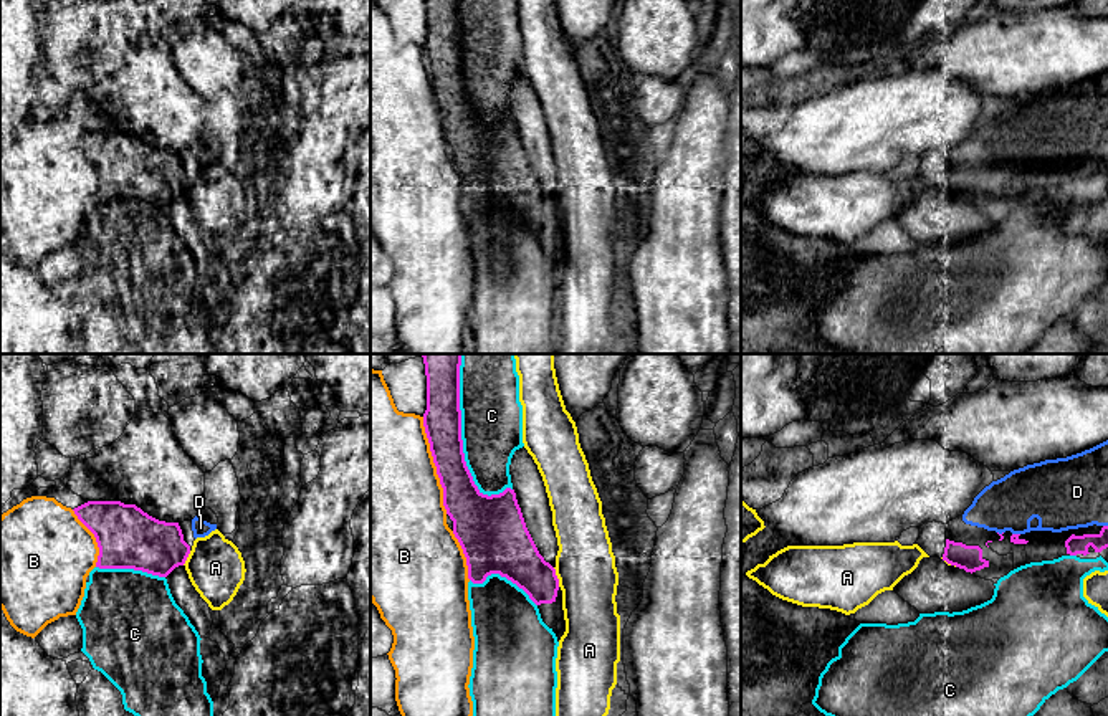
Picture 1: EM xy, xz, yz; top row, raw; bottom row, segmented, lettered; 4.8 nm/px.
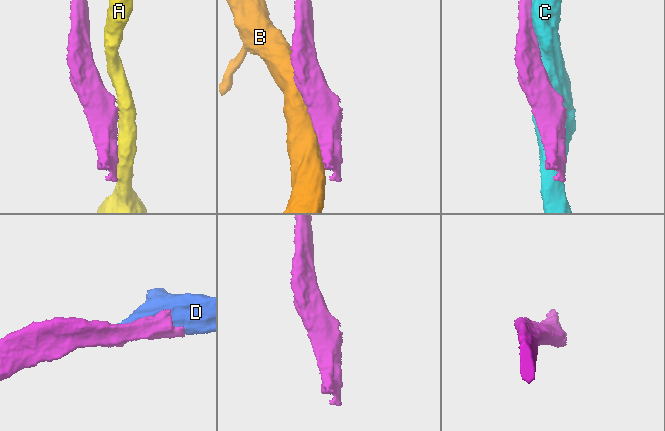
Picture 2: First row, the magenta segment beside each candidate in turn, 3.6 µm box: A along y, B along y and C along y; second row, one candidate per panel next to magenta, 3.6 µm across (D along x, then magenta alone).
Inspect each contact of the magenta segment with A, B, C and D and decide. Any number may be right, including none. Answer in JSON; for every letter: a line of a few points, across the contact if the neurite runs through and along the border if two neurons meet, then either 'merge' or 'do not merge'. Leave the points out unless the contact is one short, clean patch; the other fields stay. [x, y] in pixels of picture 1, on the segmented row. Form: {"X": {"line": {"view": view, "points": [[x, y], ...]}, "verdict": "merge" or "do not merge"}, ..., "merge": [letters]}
{"A": {"verdict": "do not merge"}, "B": {"verdict": "do not merge"}, "C": {"verdict": "do not merge"}, "D": {"verdict": "merge"}, "merge": ["D"]}

